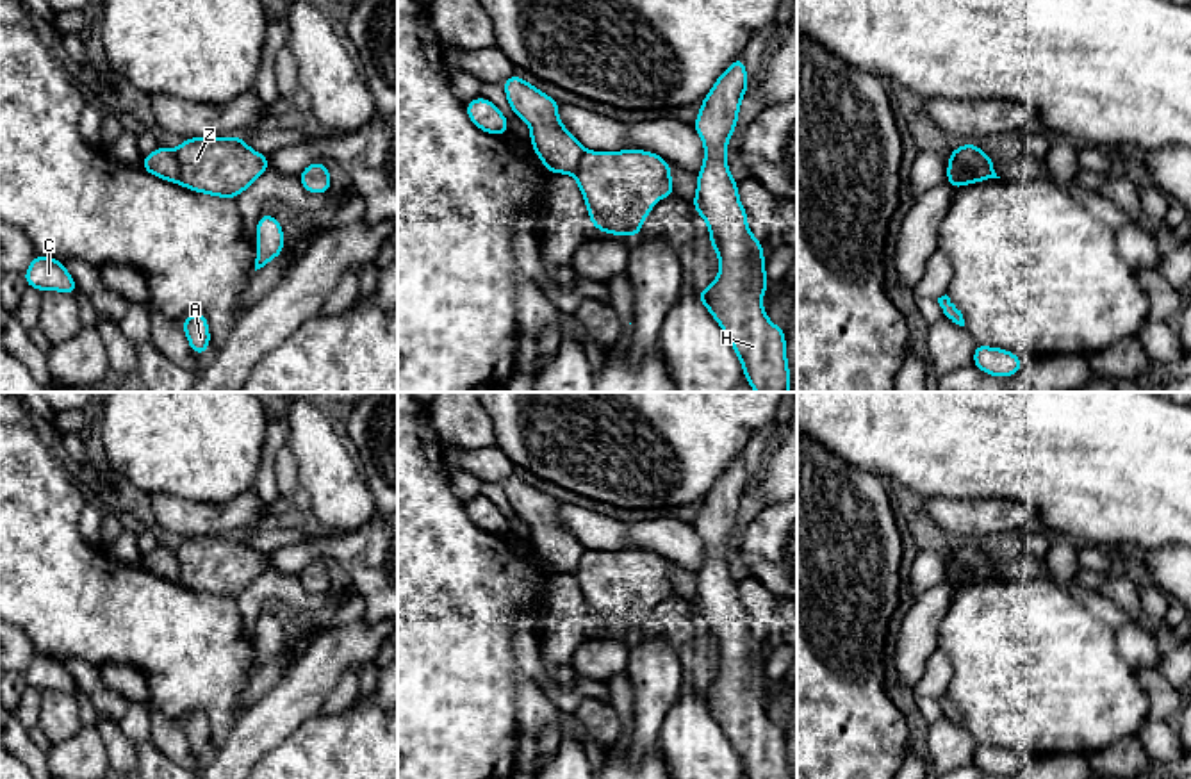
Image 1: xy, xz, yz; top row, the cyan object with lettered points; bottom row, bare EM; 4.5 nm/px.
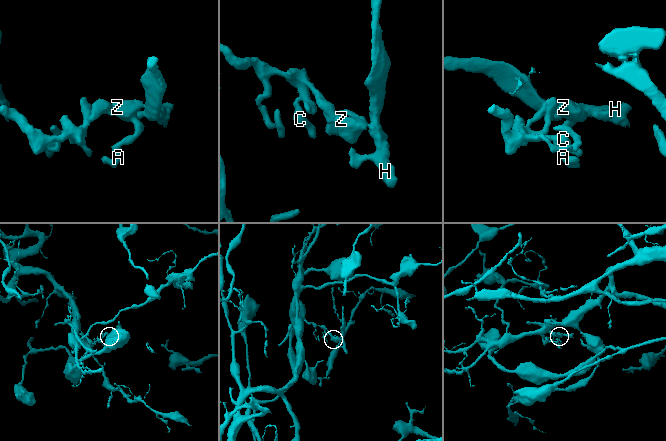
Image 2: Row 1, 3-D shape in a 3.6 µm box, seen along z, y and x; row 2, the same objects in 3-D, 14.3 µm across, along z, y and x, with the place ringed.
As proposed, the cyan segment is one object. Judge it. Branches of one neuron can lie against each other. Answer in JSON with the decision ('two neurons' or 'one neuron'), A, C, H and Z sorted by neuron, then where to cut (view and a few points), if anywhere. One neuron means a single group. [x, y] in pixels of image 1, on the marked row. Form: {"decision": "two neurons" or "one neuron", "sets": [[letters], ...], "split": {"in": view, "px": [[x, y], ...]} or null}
{"decision": "two neurons", "sets": [["A", "H", "Z"], ["C"]], "split": {"in": "xy", "px": [[173, 150], [179, 161], [180, 182]]}}

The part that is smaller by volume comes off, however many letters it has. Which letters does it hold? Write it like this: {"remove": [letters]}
{"remove": ["A", "H", "Z"]}

